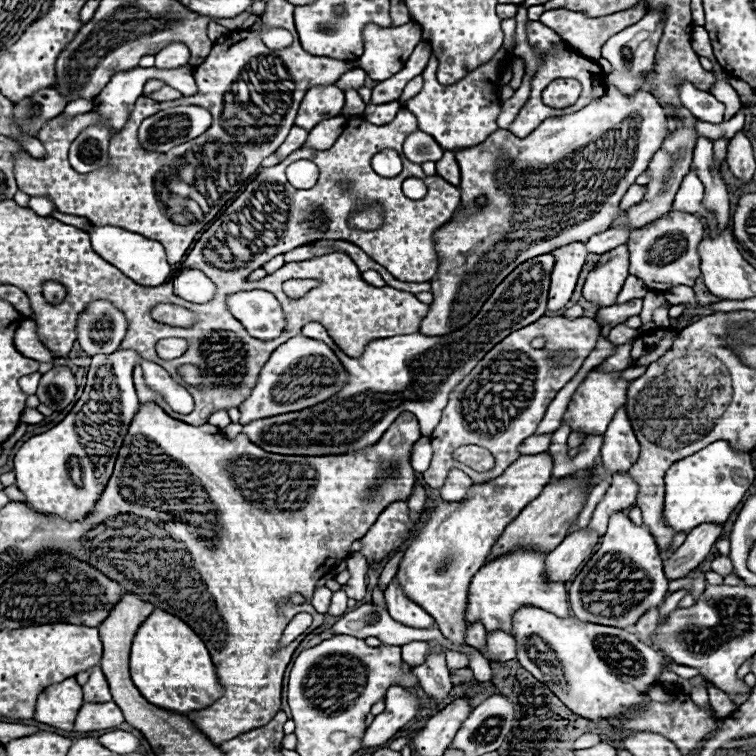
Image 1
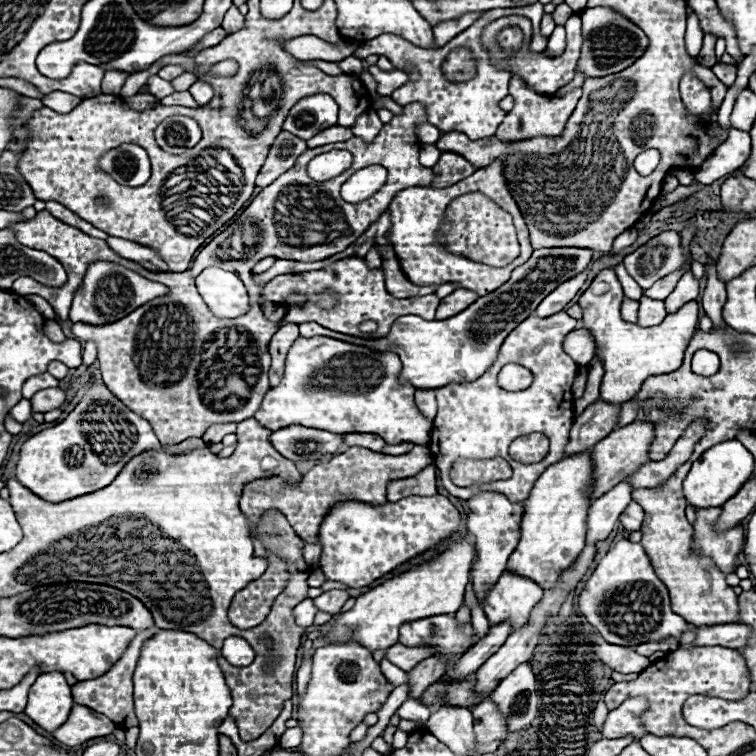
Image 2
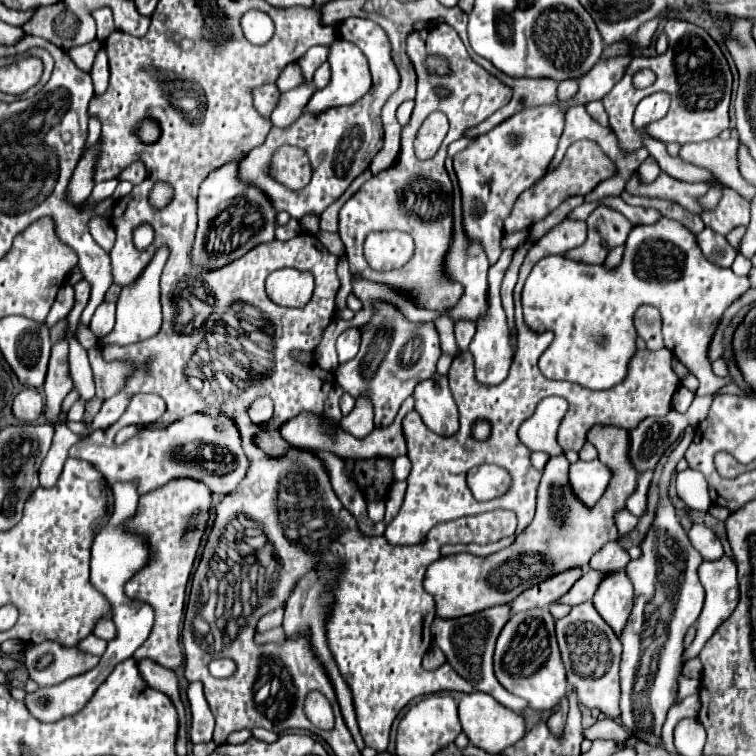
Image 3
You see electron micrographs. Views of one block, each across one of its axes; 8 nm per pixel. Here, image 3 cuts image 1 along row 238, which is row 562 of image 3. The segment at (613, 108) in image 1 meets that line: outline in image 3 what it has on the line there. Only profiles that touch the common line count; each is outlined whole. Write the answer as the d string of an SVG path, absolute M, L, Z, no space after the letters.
M594 426L588 432L588 442L596 446L600 462L610 466L612 478L604 496L594 508L582 506L568 486L568 460L564 454L550 456L542 470L542 480L538 486L538 506L532 524L516 536L516 540L486 558L470 554L442 556L436 560L424 578L424 588L434 596L436 610L440 618L460 618L466 614L476 614L484 608L512 602L526 588L550 578L552 574L564 572L568 568L586 568L590 558L612 540L618 540L618 530L614 524L614 512L626 506L626 498L636 488L638 472L630 466L630 436L626 430L616 426Z

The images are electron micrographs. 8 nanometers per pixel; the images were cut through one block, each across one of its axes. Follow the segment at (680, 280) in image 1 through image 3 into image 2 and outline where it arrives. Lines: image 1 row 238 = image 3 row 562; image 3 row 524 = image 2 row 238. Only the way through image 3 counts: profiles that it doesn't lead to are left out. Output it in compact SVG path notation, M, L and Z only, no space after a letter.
M674 230L660 232L658 236L650 238L644 246L624 258L624 266L628 274L642 286L650 288L662 276L684 268L688 256L682 250L680 234Z

